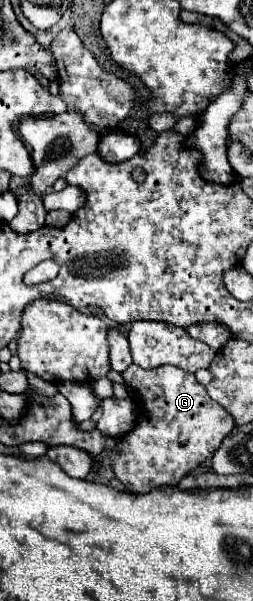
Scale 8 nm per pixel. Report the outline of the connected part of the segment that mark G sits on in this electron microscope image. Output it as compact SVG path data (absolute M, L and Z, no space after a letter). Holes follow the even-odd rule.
M131 364L123 372L123 378L129 388L143 394L143 412L135 430L121 438L117 452L111 456L115 476L131 492L143 494L159 486L177 486L181 478L211 458L223 438L235 428L231 414L221 404L211 400L205 386L199 384L193 374L181 368L167 364L145 370ZM147 386L151 386L151 390L147 390Z

